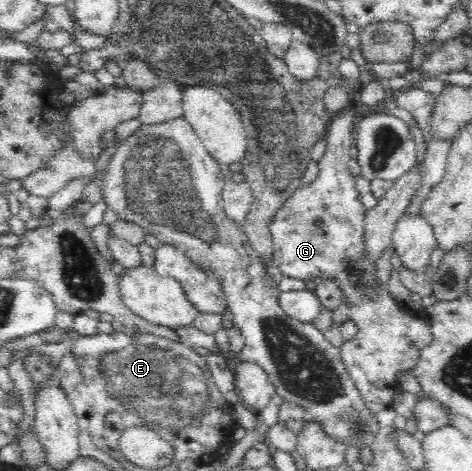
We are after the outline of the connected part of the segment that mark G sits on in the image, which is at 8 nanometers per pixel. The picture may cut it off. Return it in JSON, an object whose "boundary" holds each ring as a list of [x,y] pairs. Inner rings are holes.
{"boundary":[[[352,104],[351,107],[333,113],[329,123],[327,135],[327,148],[324,157],[318,161],[320,173],[311,185],[302,185],[294,194],[283,203],[282,208],[275,211],[268,229],[273,240],[271,265],[277,269],[281,277],[288,275],[304,282],[320,277],[323,280],[334,280],[336,286],[342,290],[342,302],[350,303],[349,319],[354,321],[358,332],[349,341],[344,341],[341,346],[341,358],[345,362],[357,388],[361,390],[366,405],[379,413],[386,407],[391,407],[394,395],[398,395],[400,382],[398,373],[406,373],[417,367],[421,351],[432,343],[433,332],[426,317],[410,315],[400,309],[388,288],[378,285],[376,281],[376,261],[370,259],[369,247],[366,246],[366,207],[362,204],[361,194],[356,191],[356,178],[350,173],[350,148],[354,144],[354,130],[361,112]]]}

